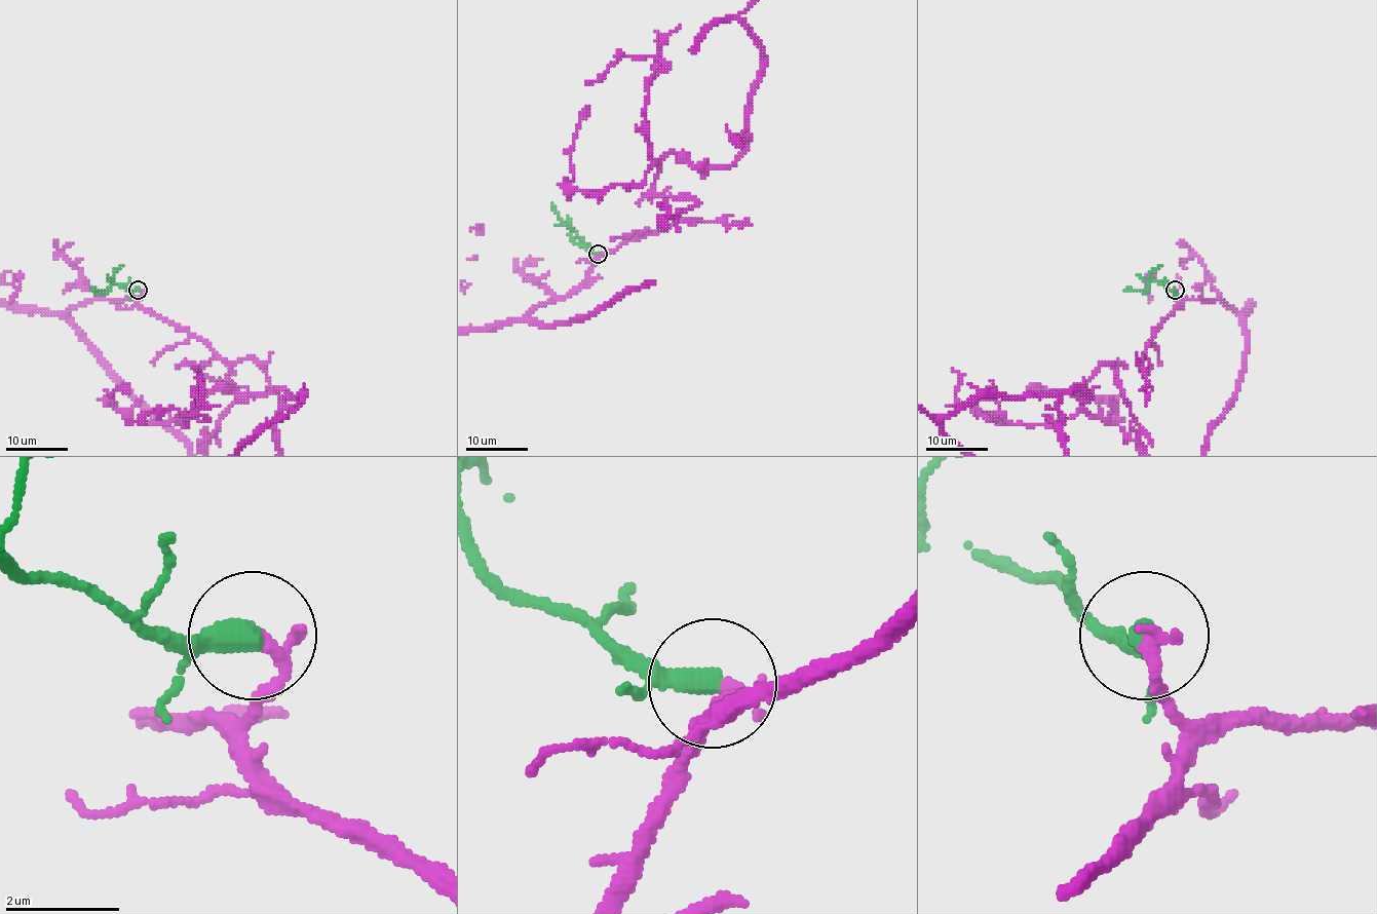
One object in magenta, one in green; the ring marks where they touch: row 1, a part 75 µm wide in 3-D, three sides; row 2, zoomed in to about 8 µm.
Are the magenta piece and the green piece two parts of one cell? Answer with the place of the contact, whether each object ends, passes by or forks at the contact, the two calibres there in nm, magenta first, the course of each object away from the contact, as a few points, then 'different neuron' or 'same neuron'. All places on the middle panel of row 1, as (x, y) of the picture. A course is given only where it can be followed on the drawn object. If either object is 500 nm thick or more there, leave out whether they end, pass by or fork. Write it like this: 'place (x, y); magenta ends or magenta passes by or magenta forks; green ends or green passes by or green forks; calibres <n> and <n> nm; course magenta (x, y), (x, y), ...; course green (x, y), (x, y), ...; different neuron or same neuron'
place (598, 254); magenta ends; green passes by; calibres 240 and 320 nm; course green (598, 254), (576, 242), (570, 227), (550, 203); same neuron

